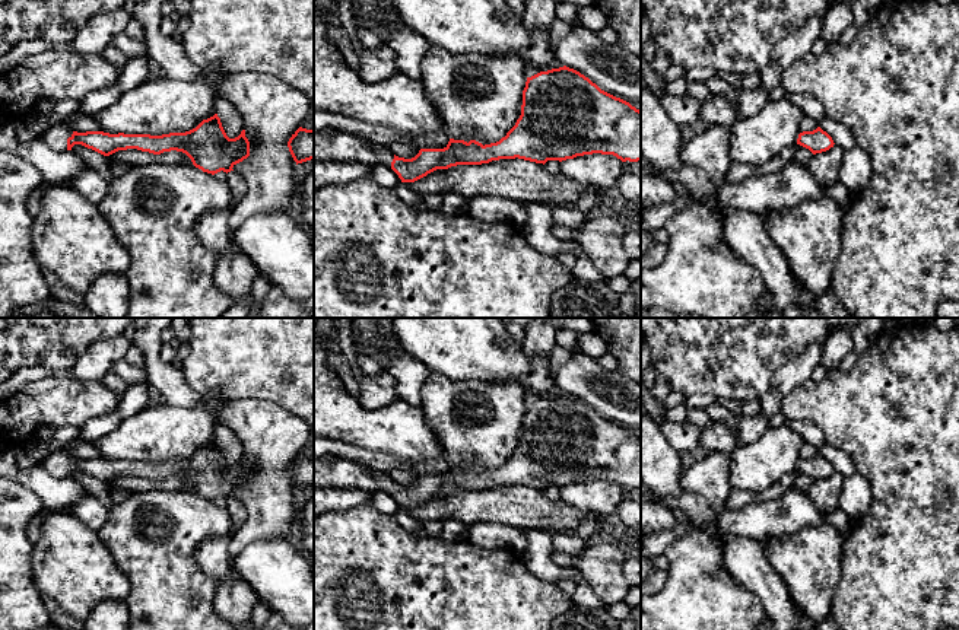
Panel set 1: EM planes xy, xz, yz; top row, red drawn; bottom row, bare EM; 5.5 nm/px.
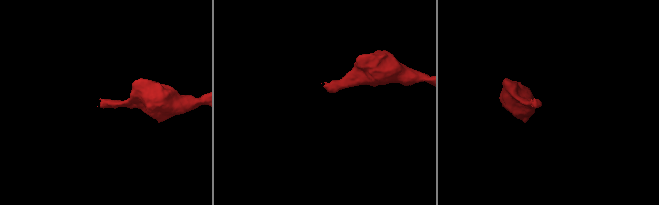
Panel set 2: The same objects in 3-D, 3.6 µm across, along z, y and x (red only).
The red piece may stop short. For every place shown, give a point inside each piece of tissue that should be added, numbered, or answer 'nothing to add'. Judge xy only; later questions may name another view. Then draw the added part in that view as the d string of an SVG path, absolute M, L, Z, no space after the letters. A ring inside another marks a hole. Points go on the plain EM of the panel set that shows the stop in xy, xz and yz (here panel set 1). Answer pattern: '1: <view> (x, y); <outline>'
1: xy (56, 464); M58 451L54 454L47 455L42 461L41 461L41 467L48 471L51 475L58 477L58 478L64 478L67 477L67 465L72 464L73 456L70 456L69 454Z

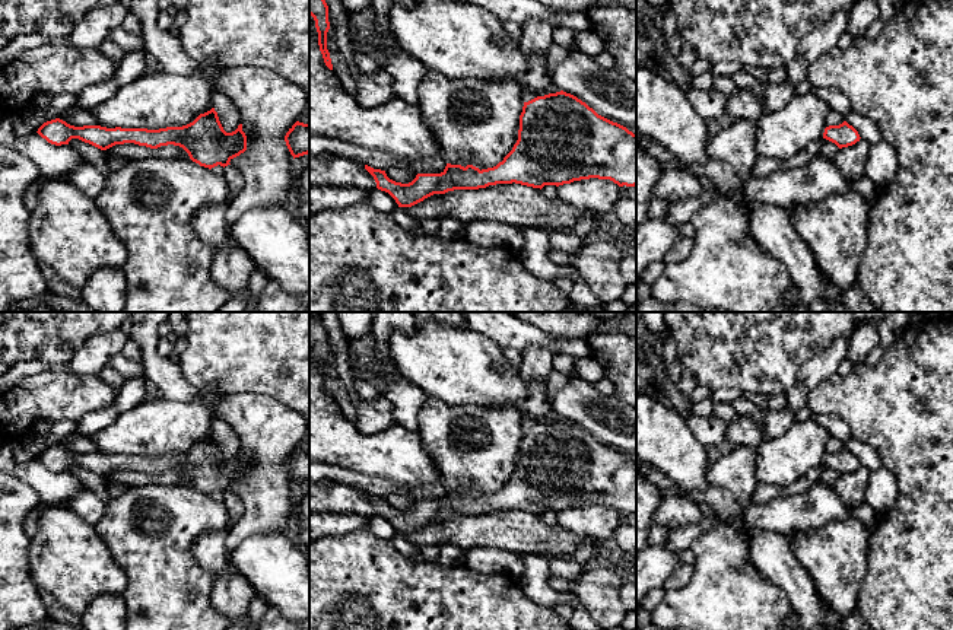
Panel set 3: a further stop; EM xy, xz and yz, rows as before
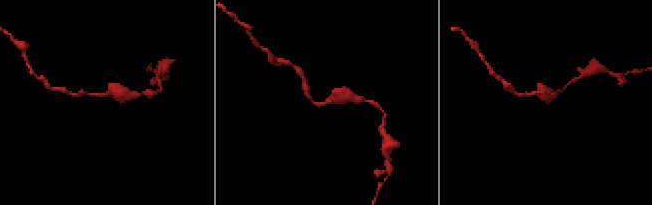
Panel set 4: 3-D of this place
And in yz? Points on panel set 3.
nothing to add

